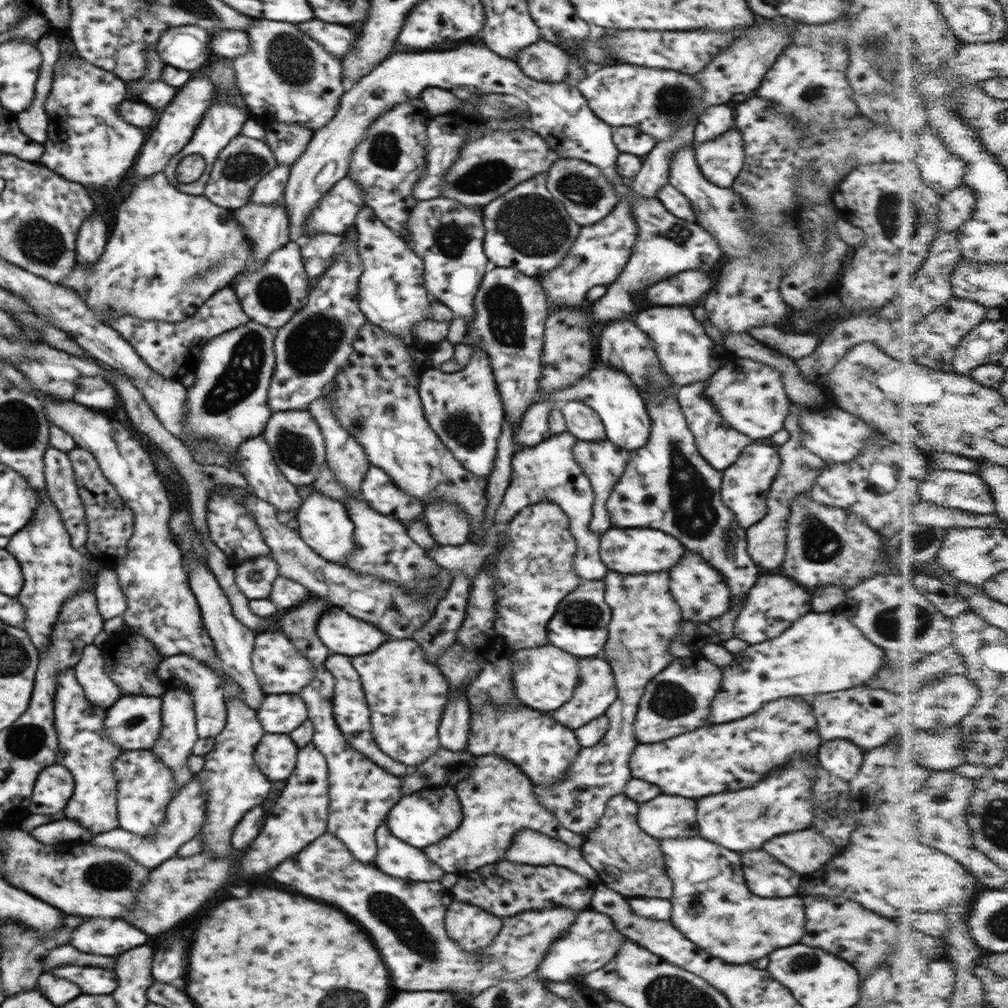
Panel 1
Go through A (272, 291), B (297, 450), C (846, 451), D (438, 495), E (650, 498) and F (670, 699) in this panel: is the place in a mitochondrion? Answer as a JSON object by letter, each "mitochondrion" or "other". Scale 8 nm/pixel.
{"A":"mitochondrion","B":"mitochondrion","C":"other","D":"other","E":"mitochondrion","F":"mitochondrion"}

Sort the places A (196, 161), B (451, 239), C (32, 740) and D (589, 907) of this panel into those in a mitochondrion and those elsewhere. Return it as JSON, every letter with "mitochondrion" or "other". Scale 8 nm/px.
{"A":"mitochondrion","B":"mitochondrion","C":"mitochondrion","D":"other"}

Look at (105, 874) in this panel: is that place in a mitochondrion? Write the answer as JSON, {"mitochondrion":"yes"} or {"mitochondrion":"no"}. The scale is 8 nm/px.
{"mitochondrion":"yes"}

